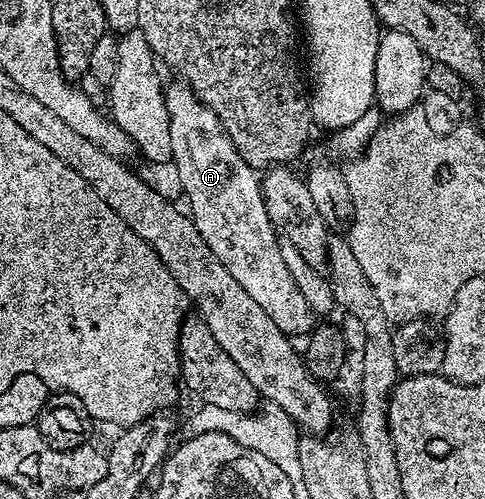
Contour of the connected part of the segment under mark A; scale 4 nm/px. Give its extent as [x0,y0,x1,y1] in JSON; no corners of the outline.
[164,83,316,337]

